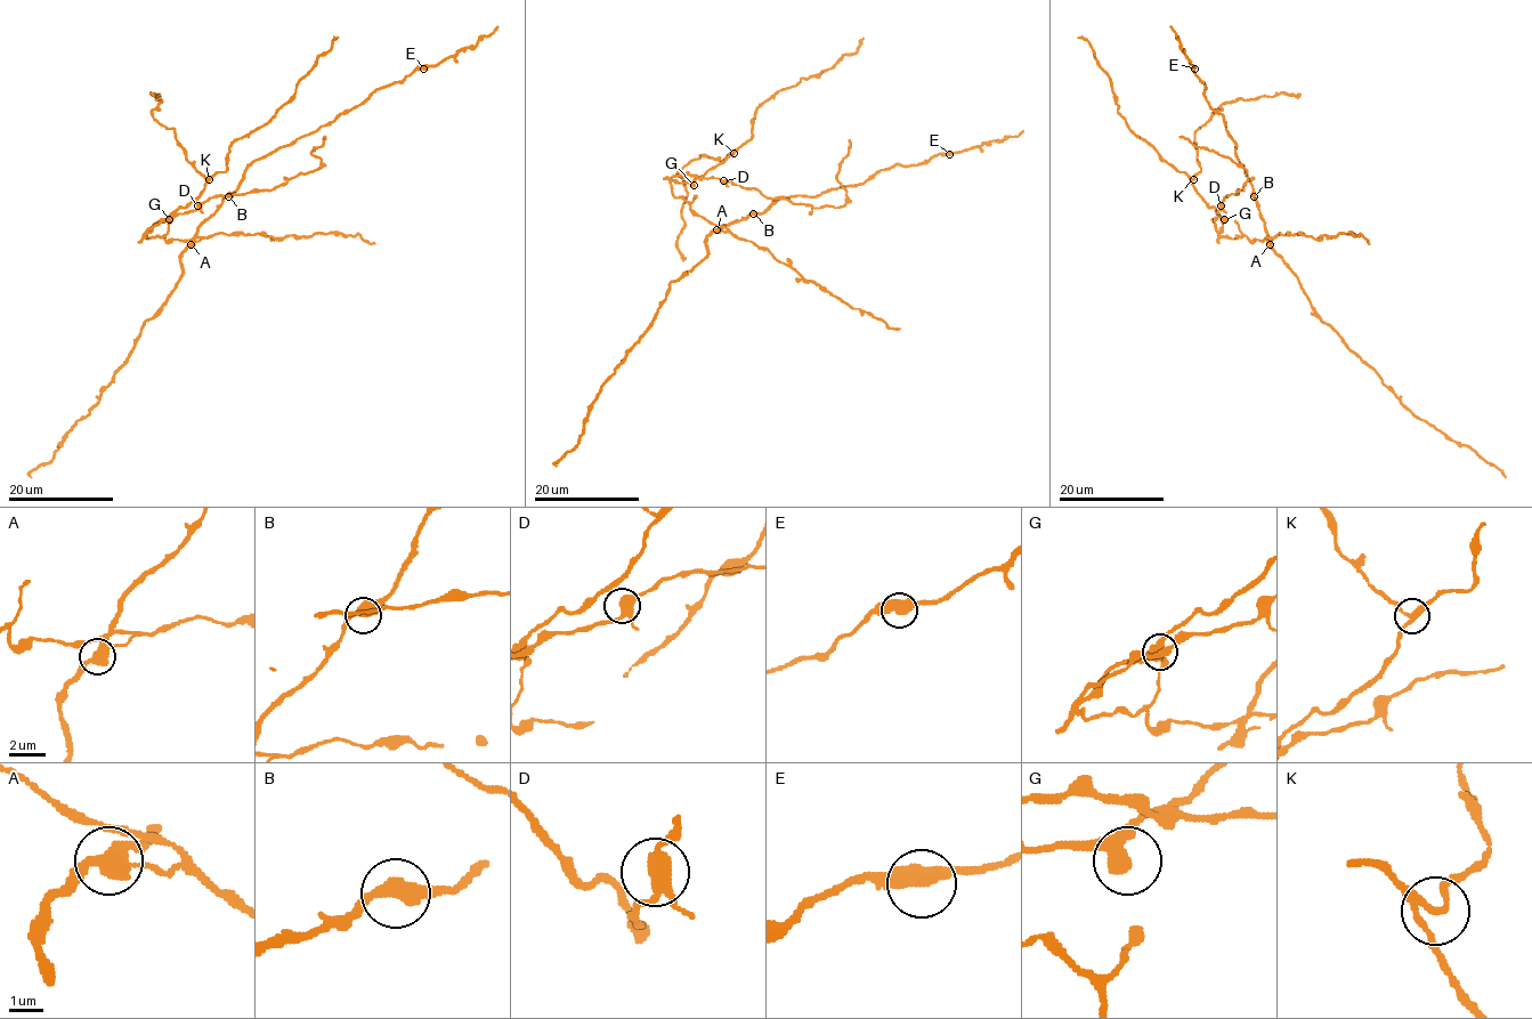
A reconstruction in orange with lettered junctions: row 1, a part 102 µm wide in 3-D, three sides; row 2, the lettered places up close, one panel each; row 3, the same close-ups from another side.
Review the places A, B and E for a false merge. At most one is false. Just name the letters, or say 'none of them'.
A

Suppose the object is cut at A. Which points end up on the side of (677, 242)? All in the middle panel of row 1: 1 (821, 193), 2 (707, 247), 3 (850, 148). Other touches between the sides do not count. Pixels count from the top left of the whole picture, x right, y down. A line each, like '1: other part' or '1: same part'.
1: other part
2: other part
3: same part

